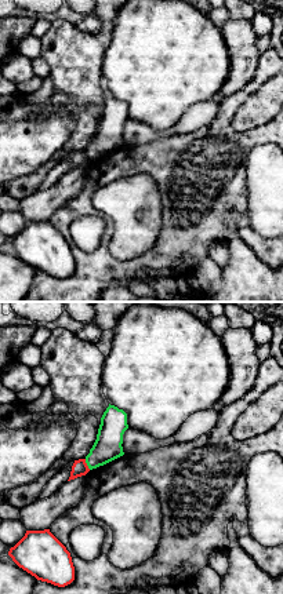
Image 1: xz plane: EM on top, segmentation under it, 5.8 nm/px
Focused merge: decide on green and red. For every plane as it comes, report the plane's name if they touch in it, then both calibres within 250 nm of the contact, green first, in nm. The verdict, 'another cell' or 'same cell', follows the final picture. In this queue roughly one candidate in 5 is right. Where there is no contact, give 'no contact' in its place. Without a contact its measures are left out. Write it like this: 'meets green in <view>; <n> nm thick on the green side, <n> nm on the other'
meets green in xz; 160 nm thick on the green side, 90 nm on the other

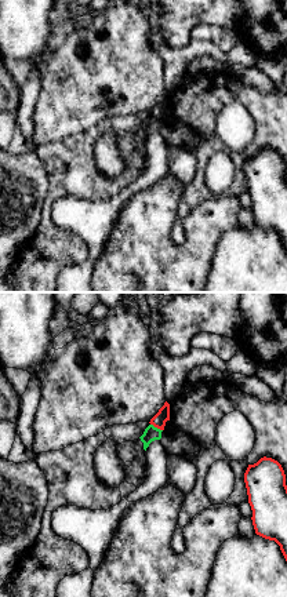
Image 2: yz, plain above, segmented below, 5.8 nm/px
meets green in yz; 90 nm thick on the green side, 80 nm on the other

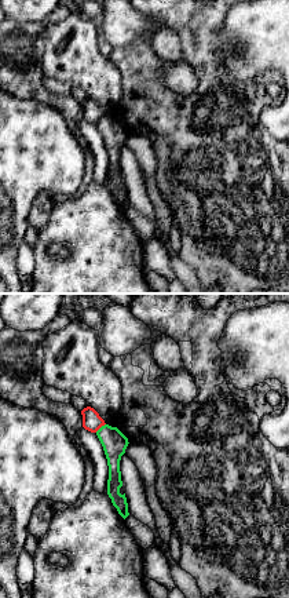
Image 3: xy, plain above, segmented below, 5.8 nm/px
meets green in xy; 150 nm thick on the green side, 110 nm on the other

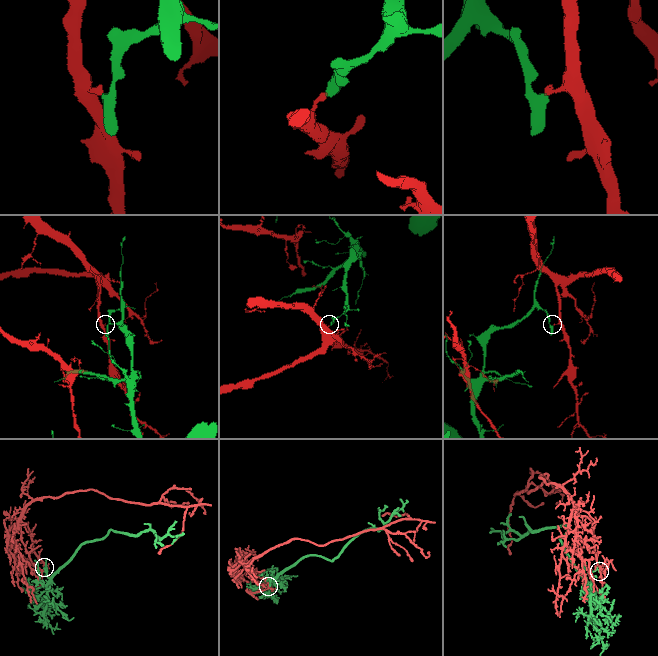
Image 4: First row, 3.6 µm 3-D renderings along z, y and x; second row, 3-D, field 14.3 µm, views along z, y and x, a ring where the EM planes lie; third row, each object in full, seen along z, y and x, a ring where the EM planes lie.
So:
another cell

